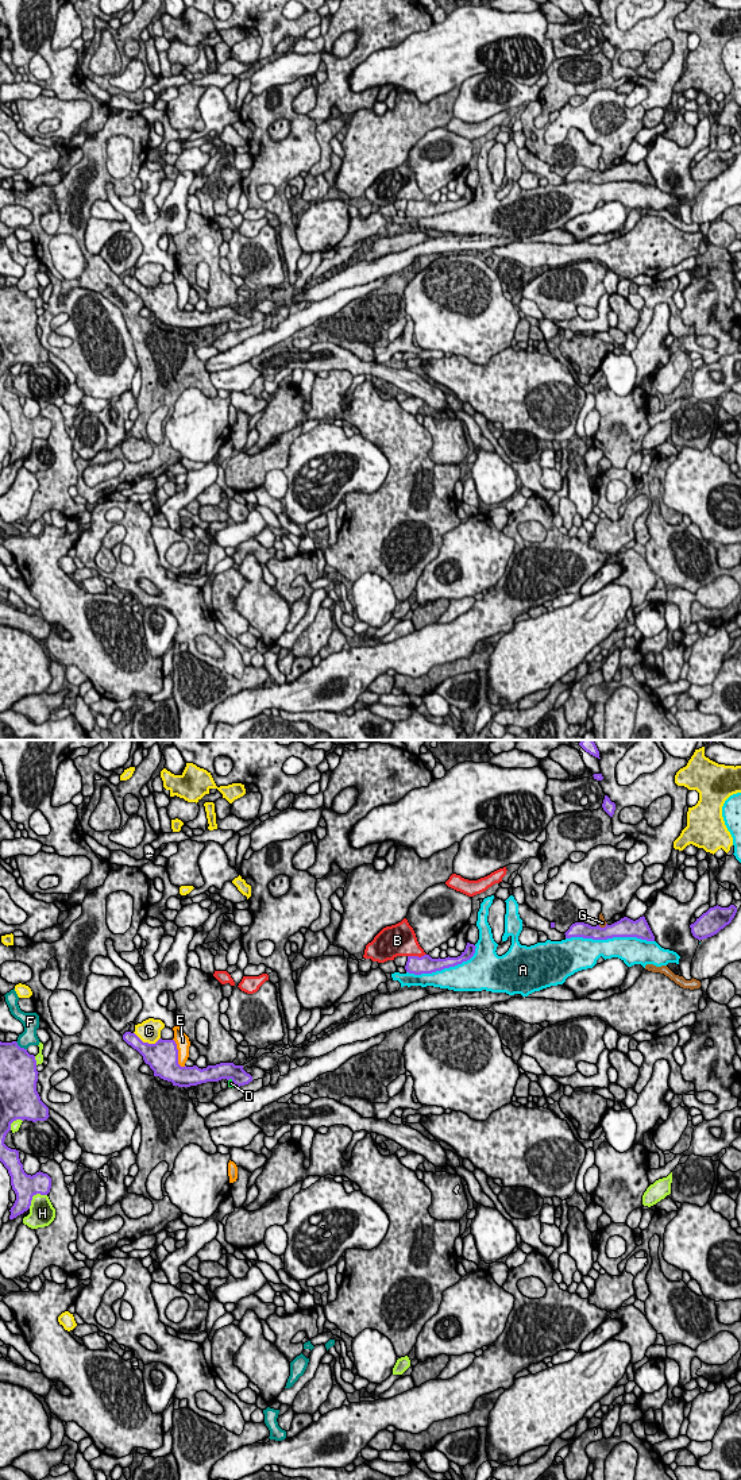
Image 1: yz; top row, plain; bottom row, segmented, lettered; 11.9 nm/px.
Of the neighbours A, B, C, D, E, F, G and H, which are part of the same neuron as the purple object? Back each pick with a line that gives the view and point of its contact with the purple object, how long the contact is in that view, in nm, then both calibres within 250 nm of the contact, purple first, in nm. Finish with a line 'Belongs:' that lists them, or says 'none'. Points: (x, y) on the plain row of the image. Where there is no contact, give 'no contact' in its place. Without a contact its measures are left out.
D: meets purple in yz at (232, 324); contact 140 nm long; 200 nm thick on the purple side, 70 nm on the other
Belongs: D

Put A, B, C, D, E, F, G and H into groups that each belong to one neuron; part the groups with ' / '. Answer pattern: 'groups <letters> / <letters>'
groups A / B / C / D / E / F / G / H

